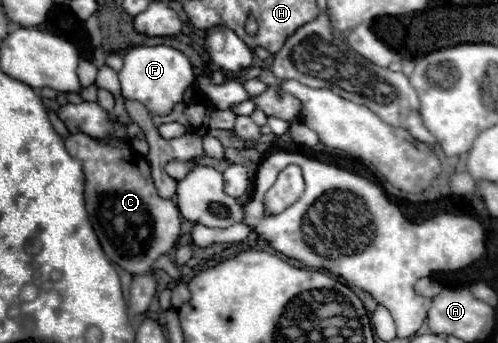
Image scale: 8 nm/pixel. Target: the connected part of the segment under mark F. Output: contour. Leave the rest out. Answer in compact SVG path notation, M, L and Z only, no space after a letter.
M137 46L123 58L119 72L121 92L125 100L141 102L151 116L167 116L177 104L183 102L185 90L195 82L195 72L189 58L171 46Z

